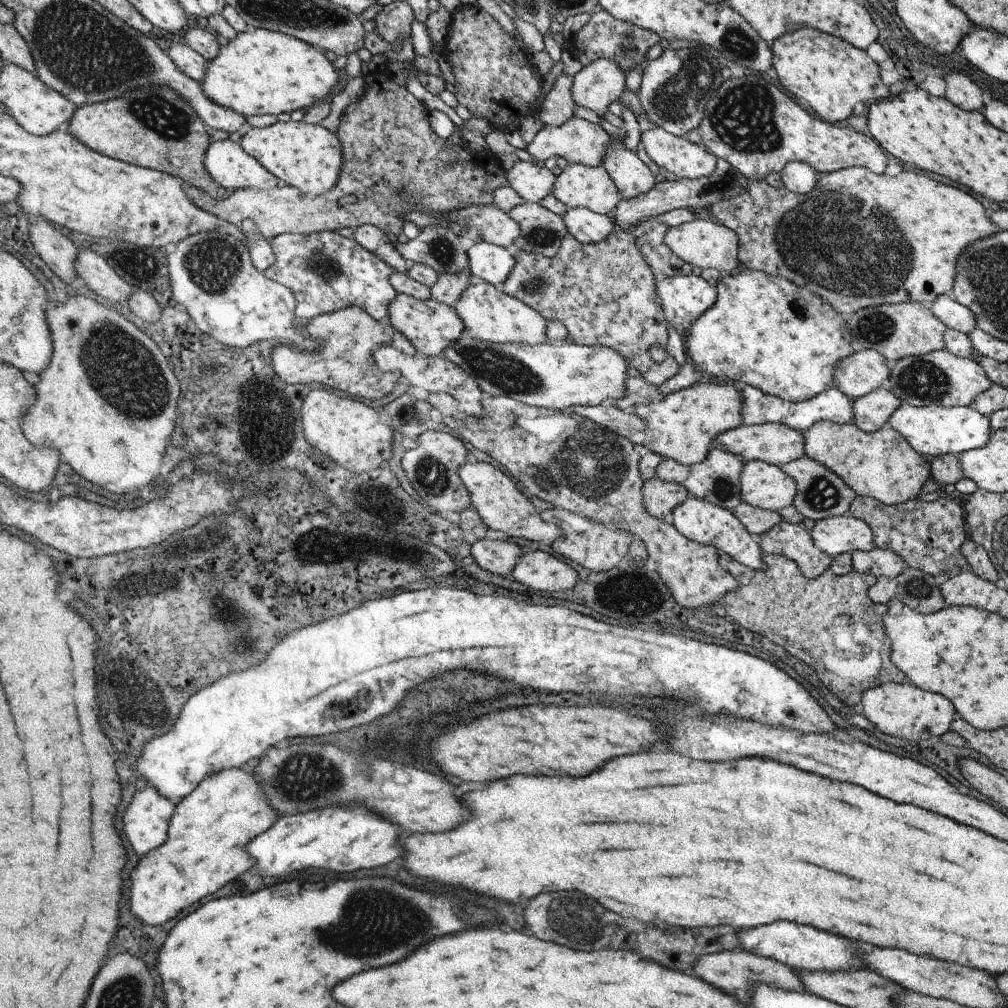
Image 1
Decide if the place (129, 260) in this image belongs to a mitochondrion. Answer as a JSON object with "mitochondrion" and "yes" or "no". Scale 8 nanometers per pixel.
{"mitochondrion":"no"}

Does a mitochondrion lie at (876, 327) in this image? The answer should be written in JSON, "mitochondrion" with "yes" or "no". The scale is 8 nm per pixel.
{"mitochondrion":"yes"}

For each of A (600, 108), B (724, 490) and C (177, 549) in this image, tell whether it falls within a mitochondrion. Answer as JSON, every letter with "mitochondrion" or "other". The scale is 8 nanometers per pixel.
{"A":"other","B":"mitochondrion","C":"other"}

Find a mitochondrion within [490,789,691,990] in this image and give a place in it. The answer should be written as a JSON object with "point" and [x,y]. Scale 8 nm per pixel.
{"point":[576,920]}

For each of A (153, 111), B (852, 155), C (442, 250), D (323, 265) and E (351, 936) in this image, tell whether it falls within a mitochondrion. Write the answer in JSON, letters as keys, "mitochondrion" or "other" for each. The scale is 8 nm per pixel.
{"A":"mitochondrion","B":"other","C":"mitochondrion","D":"mitochondrion","E":"mitochondrion"}

